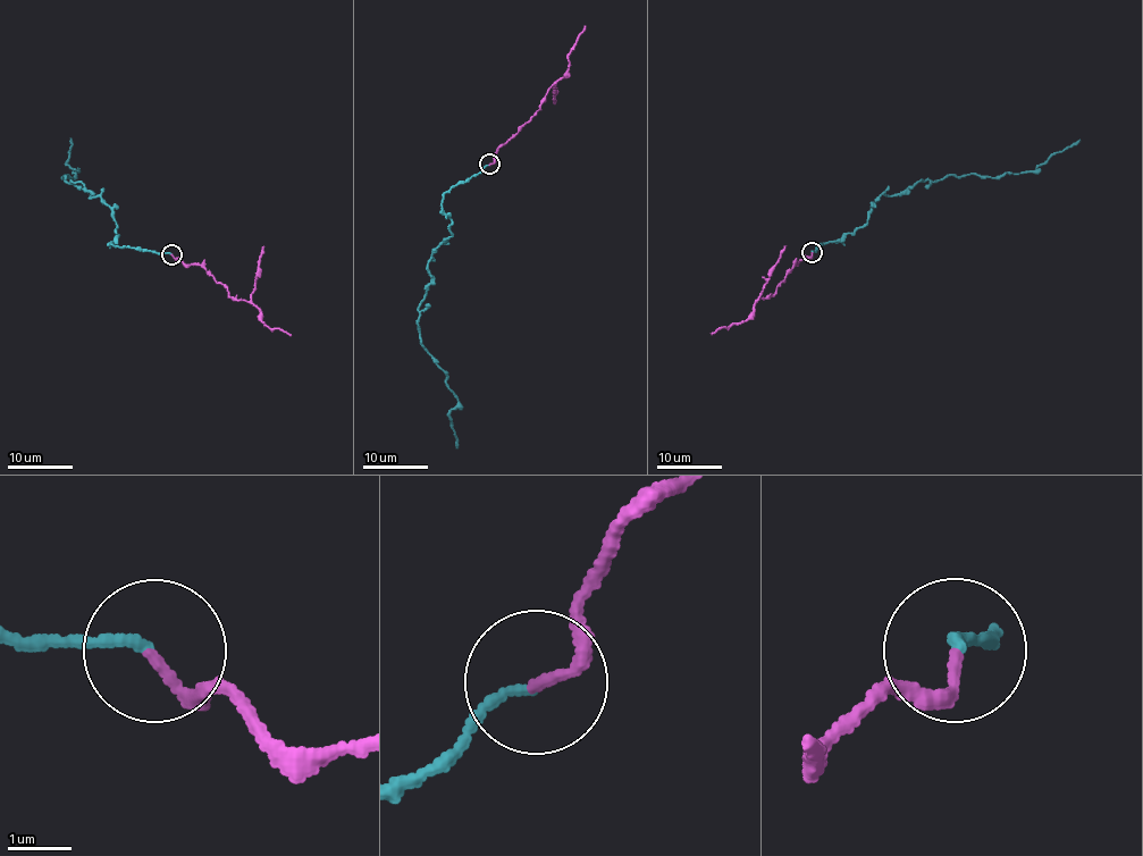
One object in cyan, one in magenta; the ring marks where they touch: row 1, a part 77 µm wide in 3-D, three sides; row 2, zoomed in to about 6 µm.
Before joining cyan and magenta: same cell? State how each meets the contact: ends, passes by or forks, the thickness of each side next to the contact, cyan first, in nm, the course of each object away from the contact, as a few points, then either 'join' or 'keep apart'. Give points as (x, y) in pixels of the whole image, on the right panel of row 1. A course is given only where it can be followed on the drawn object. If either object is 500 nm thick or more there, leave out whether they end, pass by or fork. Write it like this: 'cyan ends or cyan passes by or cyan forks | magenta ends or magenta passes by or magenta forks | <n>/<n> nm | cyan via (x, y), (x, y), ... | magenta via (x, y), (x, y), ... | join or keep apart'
cyan ends | magenta ends | 160/160 nm | cyan via (813, 252), (866, 223), (882, 194), (951, 174), (996, 177), (1035, 171), (1081, 140) | magenta via (812, 252), (810, 257), (796, 262), (773, 294), (758, 298), (745, 321), (711, 333) | keep apart

